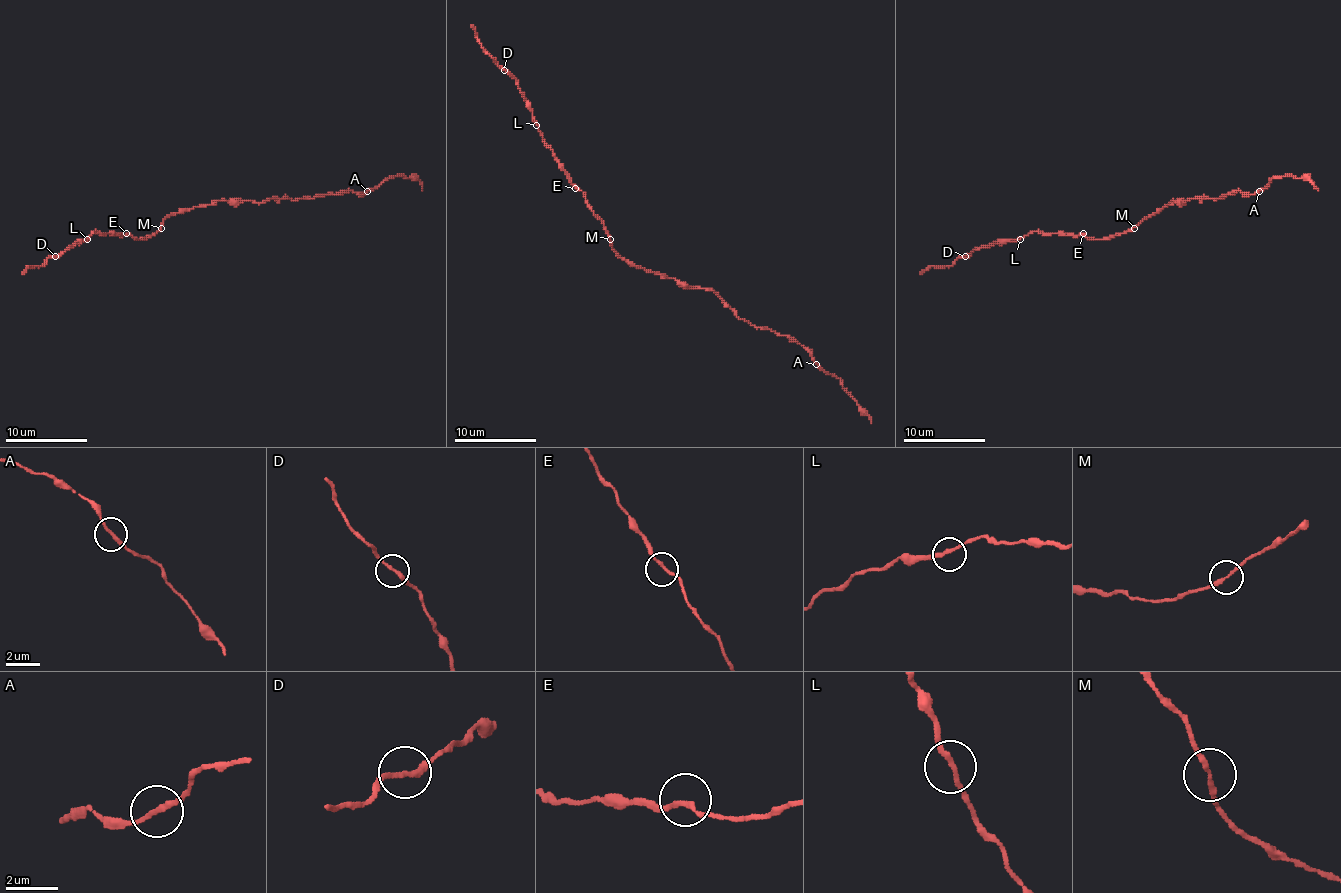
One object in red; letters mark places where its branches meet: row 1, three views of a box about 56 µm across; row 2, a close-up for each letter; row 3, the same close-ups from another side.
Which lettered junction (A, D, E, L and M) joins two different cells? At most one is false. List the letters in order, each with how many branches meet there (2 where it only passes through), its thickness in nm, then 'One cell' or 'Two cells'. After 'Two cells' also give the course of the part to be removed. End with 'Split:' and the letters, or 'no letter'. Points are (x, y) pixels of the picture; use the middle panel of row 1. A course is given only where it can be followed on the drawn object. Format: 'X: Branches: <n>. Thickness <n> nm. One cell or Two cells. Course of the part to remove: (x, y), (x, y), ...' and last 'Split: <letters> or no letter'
A: Branches: 2. Thickness 200 nm. Two cells. Course of the part to remove: (816, 364), (838, 378), (871, 423)
D: Branches: 2. Thickness 200 nm. One cell
E: Branches: 2. Thickness 180 nm. One cell
L: Branches: 2. Thickness 200 nm. One cell
M: Branches: 2. Thickness 190 nm. One cell
Split: A

